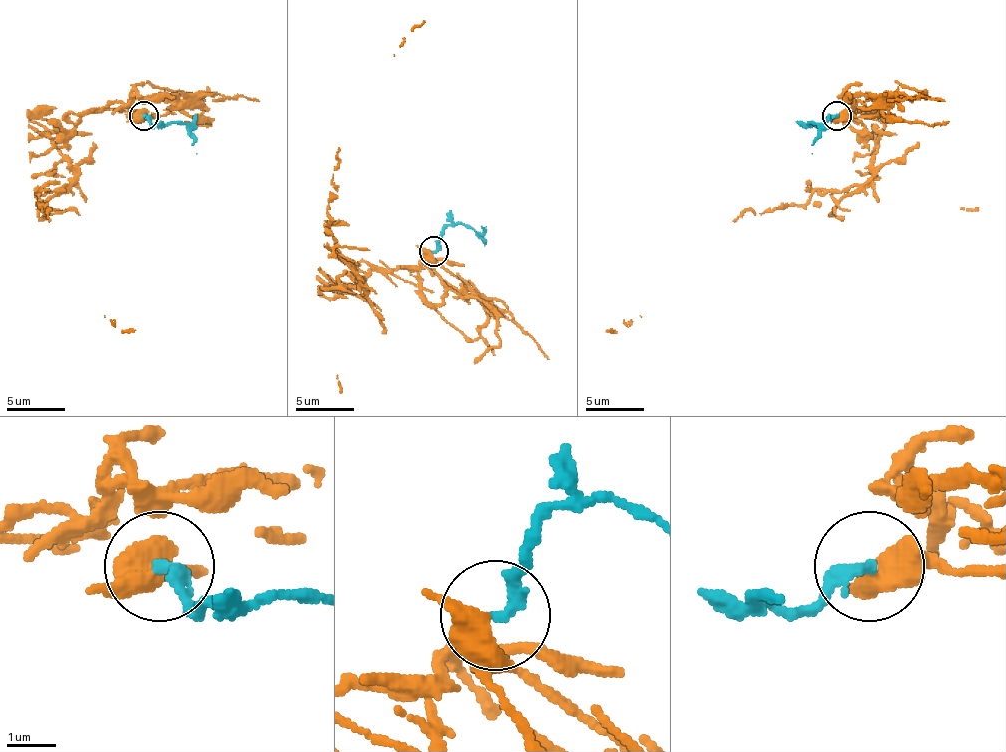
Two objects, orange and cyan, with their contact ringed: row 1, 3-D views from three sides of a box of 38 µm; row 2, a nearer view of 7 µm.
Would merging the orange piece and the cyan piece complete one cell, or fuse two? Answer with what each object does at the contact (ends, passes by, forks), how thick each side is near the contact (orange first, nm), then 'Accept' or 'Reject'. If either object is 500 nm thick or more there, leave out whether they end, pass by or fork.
At the ring orange passes by. At the ring cyan ends. Thickness 440 nm (orange) against 260 nm. Reject

